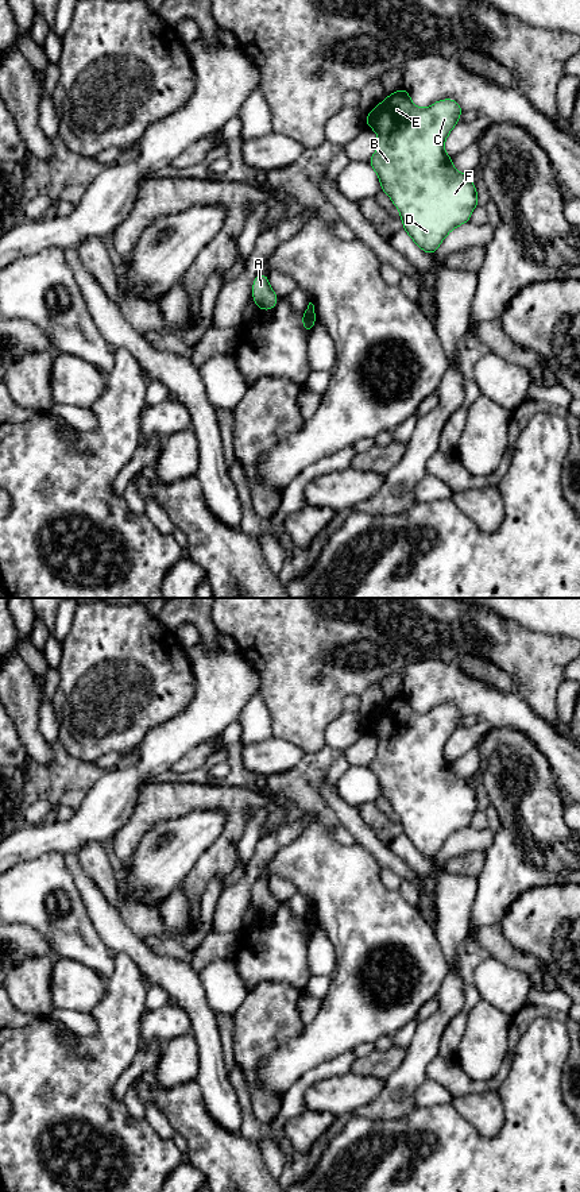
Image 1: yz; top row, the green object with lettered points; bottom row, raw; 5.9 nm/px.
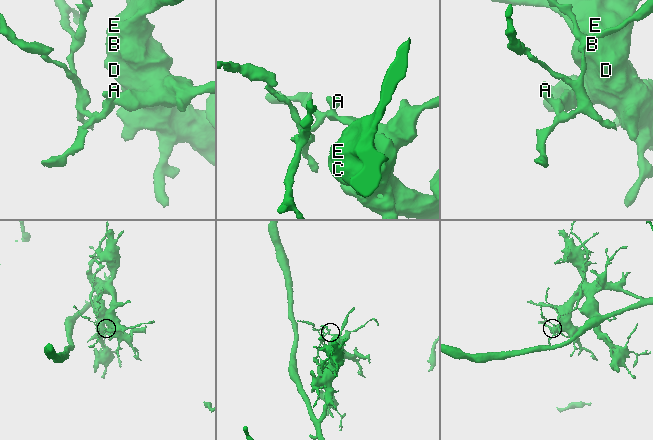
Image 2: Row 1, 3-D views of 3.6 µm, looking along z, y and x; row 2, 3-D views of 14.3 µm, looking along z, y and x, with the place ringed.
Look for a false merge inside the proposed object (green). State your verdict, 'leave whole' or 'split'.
split

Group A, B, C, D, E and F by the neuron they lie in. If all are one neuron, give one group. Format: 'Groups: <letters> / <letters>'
Groups: A / B C D E F

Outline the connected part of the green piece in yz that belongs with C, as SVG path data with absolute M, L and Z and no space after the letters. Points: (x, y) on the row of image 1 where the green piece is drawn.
M401 88L366 117L366 126L378 135L368 165L398 208L406 234L430 255L480 204L469 173L457 171L444 148L461 112L455 99L418 108Z

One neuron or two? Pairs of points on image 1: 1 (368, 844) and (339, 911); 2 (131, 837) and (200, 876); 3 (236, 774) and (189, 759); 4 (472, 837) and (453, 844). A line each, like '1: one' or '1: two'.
1: two
2: one
3: two
4: one

